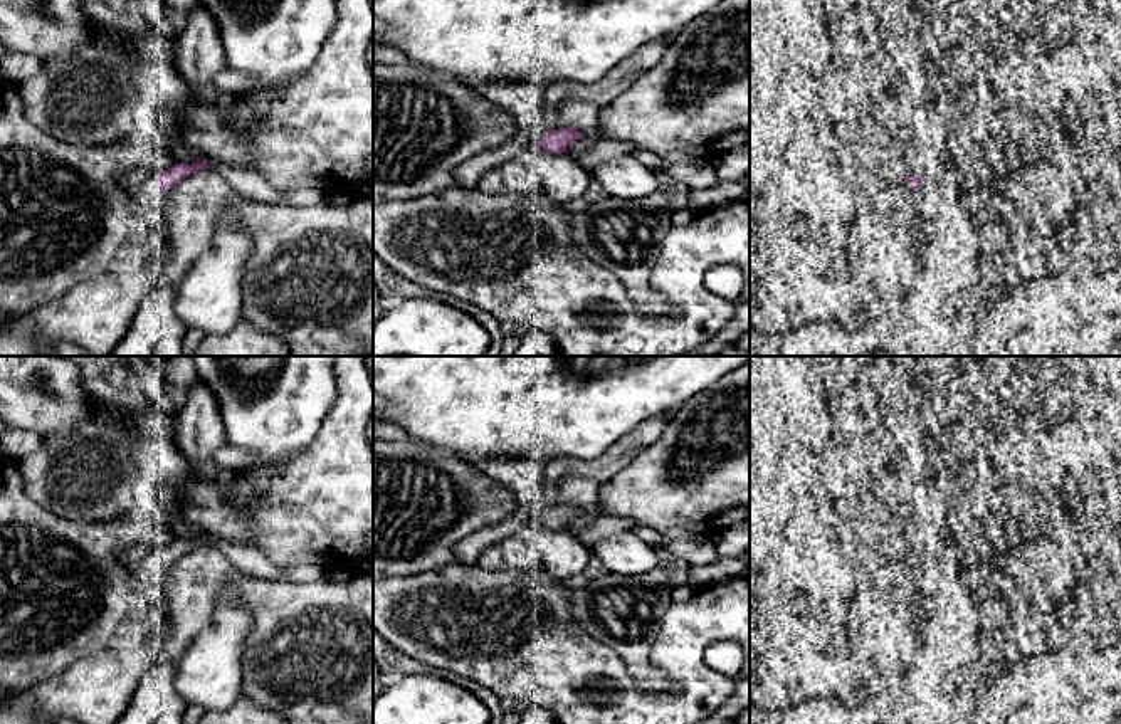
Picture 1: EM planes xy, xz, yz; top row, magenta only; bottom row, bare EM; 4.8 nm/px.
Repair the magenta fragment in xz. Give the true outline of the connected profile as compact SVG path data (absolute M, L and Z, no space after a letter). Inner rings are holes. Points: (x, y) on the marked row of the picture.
M561 128L561 129L548 129L543 131L539 139L534 143L534 146L548 151L548 153L566 153L566 148L580 138L582 129L575 128Z

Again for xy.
M198 158L195 163L175 163L168 170L161 171L155 178L155 185L158 190L165 191L173 188L176 183L182 180L188 178L195 171L207 170L208 168L208 160L207 158Z

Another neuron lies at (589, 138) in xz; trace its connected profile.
M592 128L592 129L580 131L580 138L575 139L566 148L566 153L570 156L578 156L583 151L590 150L592 146L595 146L600 139L602 139L602 134L600 134L600 129L598 128Z

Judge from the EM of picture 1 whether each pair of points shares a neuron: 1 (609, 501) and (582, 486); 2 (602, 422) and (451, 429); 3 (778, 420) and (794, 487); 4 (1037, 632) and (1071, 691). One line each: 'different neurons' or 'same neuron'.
1: different neurons
2: same neuron
3: same neuron
4: different neurons

